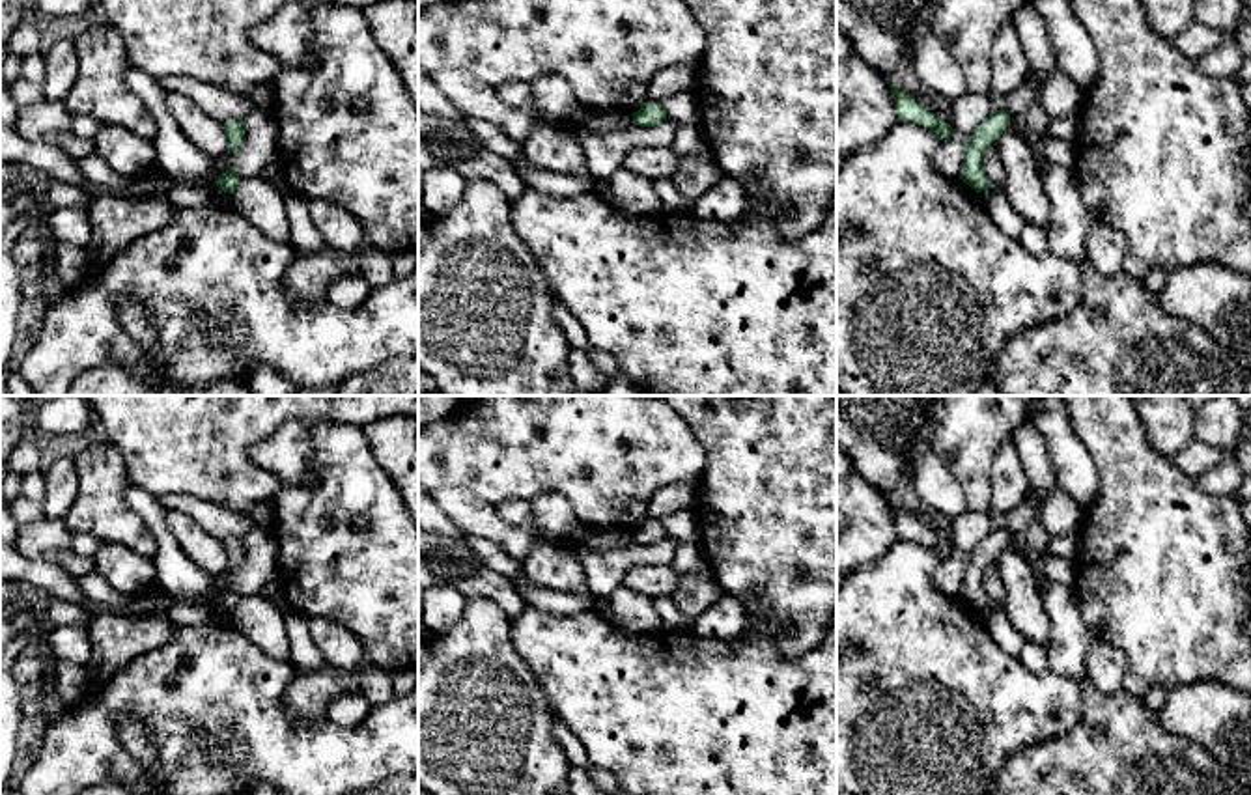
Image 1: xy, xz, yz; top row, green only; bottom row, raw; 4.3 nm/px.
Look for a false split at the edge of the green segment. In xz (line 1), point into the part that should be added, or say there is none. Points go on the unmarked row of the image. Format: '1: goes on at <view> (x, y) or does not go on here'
1: does not go on here

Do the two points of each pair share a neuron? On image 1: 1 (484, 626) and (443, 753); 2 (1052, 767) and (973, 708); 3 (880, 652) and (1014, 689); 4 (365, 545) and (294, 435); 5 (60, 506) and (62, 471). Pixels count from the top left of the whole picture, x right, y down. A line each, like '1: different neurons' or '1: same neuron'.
1: same neuron
2: different neurons
3: same neuron
4: same neuron
5: same neuron

